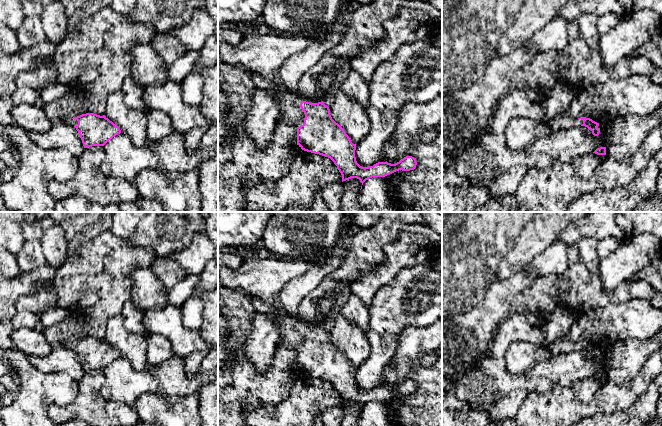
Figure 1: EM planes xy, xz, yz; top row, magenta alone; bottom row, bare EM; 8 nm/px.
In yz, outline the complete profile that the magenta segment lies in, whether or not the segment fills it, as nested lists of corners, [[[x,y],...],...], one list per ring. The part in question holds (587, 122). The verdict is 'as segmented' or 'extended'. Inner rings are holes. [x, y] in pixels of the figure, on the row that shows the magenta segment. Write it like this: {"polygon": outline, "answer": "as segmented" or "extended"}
{"polygon": [[[559,80],[545,98],[545,113],[547,125],[552,129],[569,129],[573,127],[585,126],[592,131],[594,136],[598,136],[599,123],[590,118],[573,118],[569,113],[570,106],[576,97],[577,89],[563,80]]], "answer": "extended"}

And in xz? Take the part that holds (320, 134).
{"polygon": [[[251,72],[256,89],[271,93],[280,102],[279,119],[297,127],[297,145],[304,151],[330,158],[342,175],[342,182],[357,178],[363,183],[372,177],[385,177],[396,171],[416,168],[416,159],[406,156],[395,164],[378,162],[373,166],[360,166],[353,144],[344,129],[336,123],[324,102],[310,103],[301,100],[299,94],[278,90],[274,84]]], "answer": "extended"}

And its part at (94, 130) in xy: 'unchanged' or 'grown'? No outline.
grown

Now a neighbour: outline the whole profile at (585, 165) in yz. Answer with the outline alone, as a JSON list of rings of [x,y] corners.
[[[595,153],[585,154],[575,157],[571,163],[581,178],[588,179],[604,160],[605,156],[606,155],[597,155]]]

